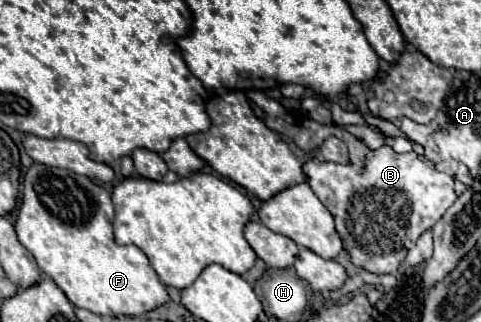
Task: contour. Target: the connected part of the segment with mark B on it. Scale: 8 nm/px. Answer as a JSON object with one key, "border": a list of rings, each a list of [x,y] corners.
{"border":[[[248,91],[246,95],[268,113],[266,125],[270,129],[294,139],[294,143],[304,151],[316,149],[330,135],[340,137],[348,145],[350,165],[320,163],[312,159],[304,165],[304,173],[316,197],[334,215],[336,231],[340,233],[344,249],[350,253],[354,265],[376,275],[396,273],[398,265],[406,257],[406,251],[410,251],[418,237],[426,229],[432,229],[434,223],[456,201],[454,179],[436,171],[432,165],[426,165],[414,151],[398,155],[390,145],[370,151],[348,131],[320,125],[310,117],[292,117],[278,101],[268,99],[262,91]]]}

